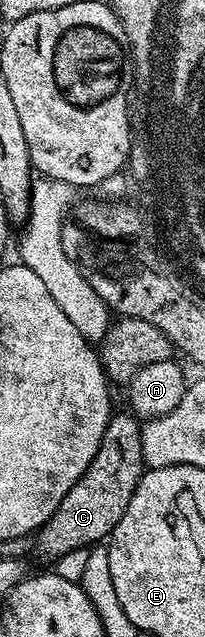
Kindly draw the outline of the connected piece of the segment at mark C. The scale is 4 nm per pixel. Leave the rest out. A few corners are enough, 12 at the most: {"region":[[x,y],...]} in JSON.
{"region":[[111,414],[37,532],[40,558],[101,544],[144,470],[142,423]]}

